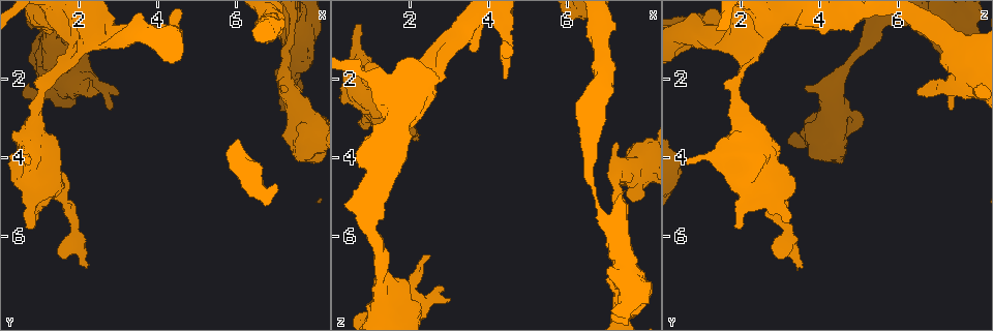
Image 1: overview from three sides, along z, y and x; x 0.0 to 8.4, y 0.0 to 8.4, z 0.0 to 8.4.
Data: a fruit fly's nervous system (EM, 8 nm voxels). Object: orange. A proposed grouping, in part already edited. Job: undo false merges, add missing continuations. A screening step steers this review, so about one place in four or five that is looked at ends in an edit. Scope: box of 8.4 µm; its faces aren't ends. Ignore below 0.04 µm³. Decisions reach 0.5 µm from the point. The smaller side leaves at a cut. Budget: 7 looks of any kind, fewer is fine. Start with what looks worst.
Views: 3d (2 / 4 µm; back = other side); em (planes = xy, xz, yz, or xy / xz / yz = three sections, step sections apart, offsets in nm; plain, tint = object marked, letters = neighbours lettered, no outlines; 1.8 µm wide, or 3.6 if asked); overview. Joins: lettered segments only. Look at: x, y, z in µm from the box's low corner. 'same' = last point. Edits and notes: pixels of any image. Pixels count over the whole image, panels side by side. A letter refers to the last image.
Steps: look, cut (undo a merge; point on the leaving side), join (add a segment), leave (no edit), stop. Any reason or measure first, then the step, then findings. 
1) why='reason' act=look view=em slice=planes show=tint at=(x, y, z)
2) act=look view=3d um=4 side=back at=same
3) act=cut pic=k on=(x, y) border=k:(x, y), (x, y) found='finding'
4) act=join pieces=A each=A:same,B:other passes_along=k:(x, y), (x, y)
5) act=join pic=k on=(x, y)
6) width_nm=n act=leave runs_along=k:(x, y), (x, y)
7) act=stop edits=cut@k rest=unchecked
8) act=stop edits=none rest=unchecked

why='calibre changes' act=look view=em slice=planes show=letters at=(2.05, 0.85, 2.40)

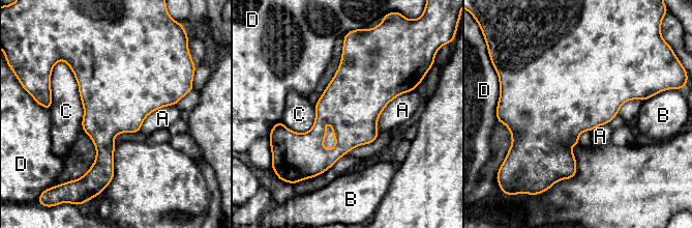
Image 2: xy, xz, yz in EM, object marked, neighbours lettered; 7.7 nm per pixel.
act=leave each=A:other,B:other,C:other,D:other border=2:(415, 89), (387, 105), (379, 134) found='all the same neuron'

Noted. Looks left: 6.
why='calibre changes' act=look view=em um=3.6 slice=planes show=letters at=(1.65, 1.85, 7.50)

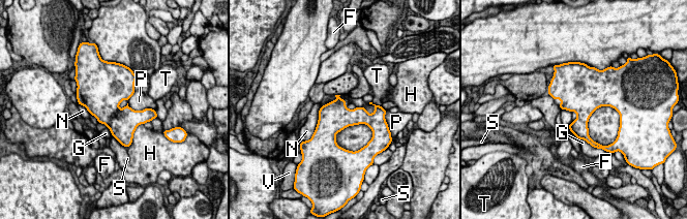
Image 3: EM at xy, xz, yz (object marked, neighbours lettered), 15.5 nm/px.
act=leave each=F:other,G:other,H:other,N:other,P:other,S:other,T:other,V:other found='one neuron here'

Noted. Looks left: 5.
why='branch stops here' act=look view=3d um=4 at=(0.80, 5.65, 3.25)

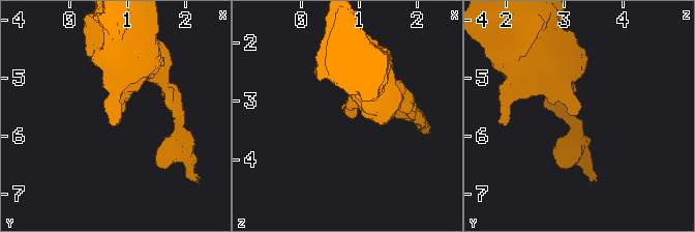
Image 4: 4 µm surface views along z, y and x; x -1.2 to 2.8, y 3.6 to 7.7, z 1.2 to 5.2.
why='need the tissue' act=look view=em slice=planes show=letters at=(0.75, 5.65, 3.20)

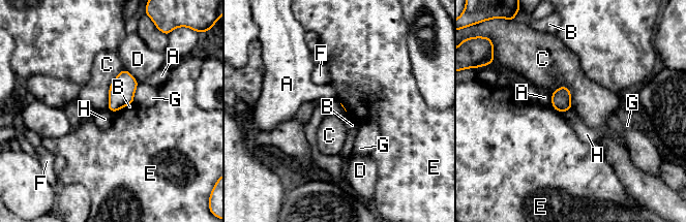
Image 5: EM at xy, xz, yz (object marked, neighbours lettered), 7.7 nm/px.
act=leave each=A:other,B:other,C:other,D:other,E:other,F:other,G:other,H:other border=5:(571, 108), (561, 113) found='no lettered segment goes on from it'

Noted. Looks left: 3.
act=stop edits=none rest=unchecked

